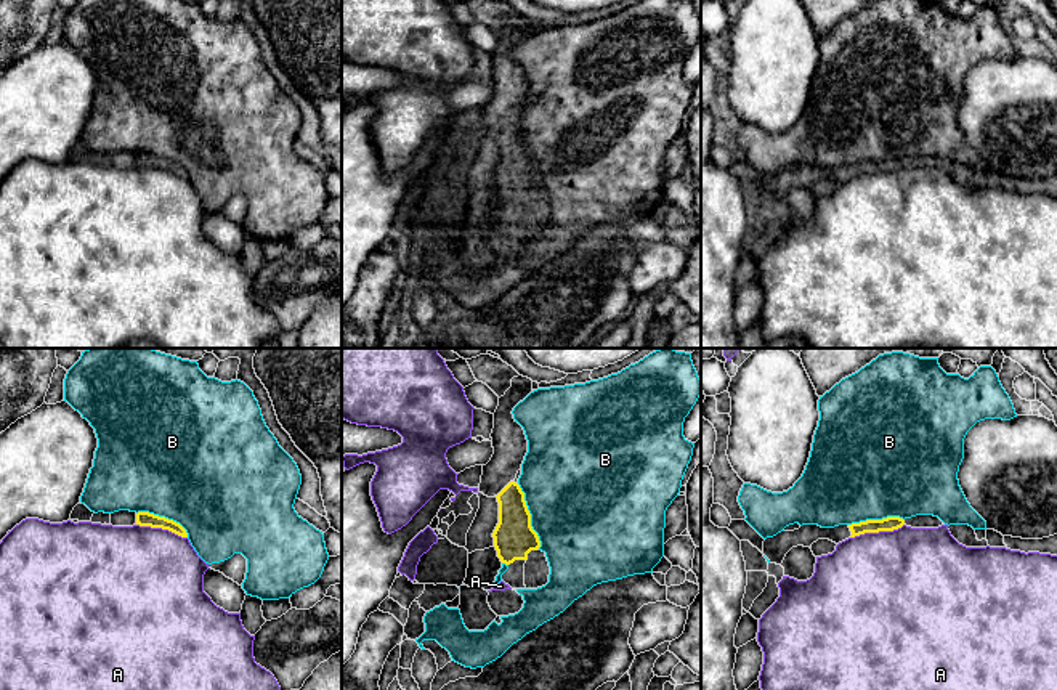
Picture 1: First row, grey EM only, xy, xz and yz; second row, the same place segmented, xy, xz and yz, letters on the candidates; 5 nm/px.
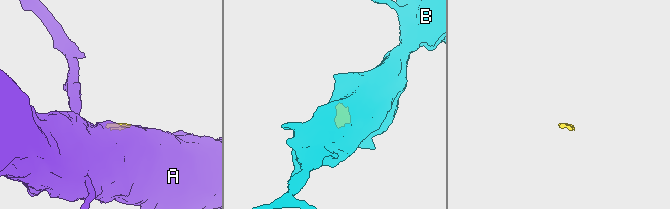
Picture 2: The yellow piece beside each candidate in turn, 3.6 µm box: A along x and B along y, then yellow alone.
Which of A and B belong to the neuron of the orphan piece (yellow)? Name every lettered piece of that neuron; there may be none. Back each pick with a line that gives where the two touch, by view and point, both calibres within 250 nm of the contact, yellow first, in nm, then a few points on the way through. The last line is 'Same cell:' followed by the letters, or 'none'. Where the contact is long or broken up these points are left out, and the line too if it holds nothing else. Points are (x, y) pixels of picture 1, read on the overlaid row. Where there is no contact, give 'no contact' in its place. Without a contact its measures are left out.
Same cell: none

